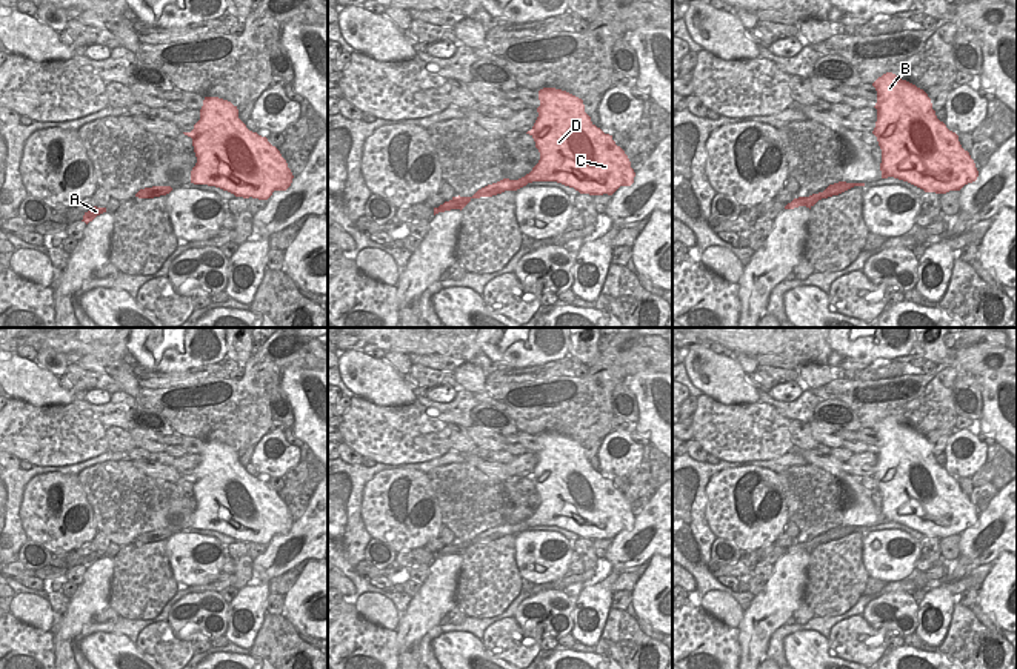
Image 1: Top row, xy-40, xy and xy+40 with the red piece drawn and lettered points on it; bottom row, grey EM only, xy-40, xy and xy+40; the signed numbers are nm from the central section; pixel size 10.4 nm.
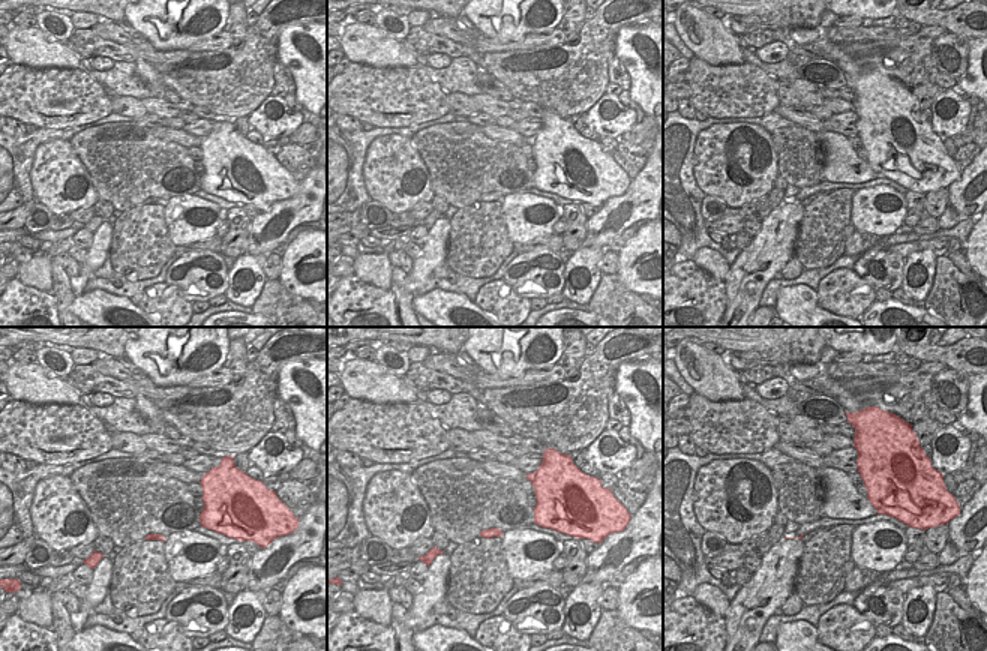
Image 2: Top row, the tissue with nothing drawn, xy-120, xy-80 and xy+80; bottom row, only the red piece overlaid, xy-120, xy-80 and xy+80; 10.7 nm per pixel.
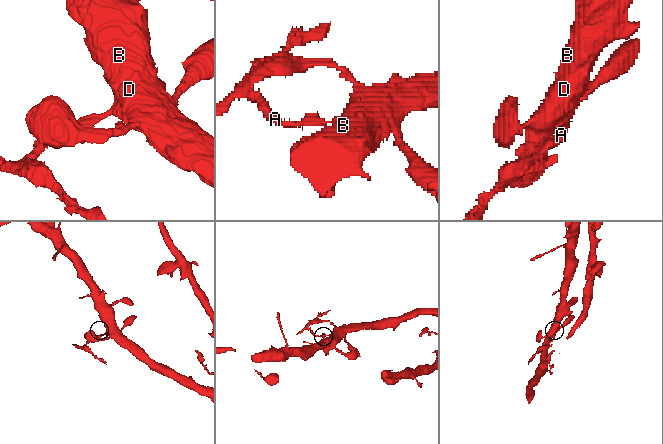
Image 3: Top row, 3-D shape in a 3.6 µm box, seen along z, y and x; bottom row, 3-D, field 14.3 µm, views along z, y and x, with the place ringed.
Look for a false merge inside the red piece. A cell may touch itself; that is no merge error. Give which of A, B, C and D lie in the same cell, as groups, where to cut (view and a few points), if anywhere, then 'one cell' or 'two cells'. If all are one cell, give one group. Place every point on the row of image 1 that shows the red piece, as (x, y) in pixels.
A / B C D | xy (519, 179), (526, 183) | two cells

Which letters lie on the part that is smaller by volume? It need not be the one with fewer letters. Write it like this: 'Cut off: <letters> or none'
Cut off: A

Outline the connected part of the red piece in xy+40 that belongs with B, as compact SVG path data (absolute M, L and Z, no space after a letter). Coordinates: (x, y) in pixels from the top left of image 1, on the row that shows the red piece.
M892 72L879 77L872 86L877 91L877 121L872 134L882 149L882 178L894 177L908 181L925 192L946 194L960 191L979 177L974 160L959 141L959 135L940 121L928 94Z

